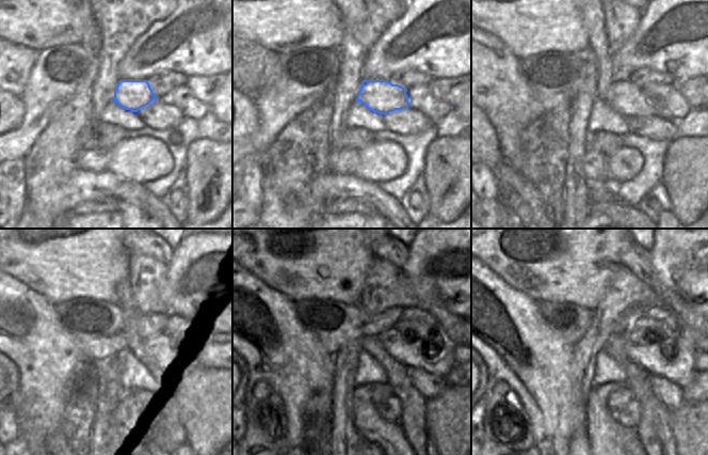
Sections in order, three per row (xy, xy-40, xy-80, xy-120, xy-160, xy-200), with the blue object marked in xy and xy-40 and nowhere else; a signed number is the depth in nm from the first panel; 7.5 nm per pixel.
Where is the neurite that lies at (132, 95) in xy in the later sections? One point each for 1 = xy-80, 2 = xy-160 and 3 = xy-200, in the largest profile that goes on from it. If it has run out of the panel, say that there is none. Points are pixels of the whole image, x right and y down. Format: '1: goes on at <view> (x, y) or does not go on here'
1: goes on at xy-80 (628, 99)
2: goes on at xy-160 (411, 343)
3: goes on at xy-200 (648, 343)

